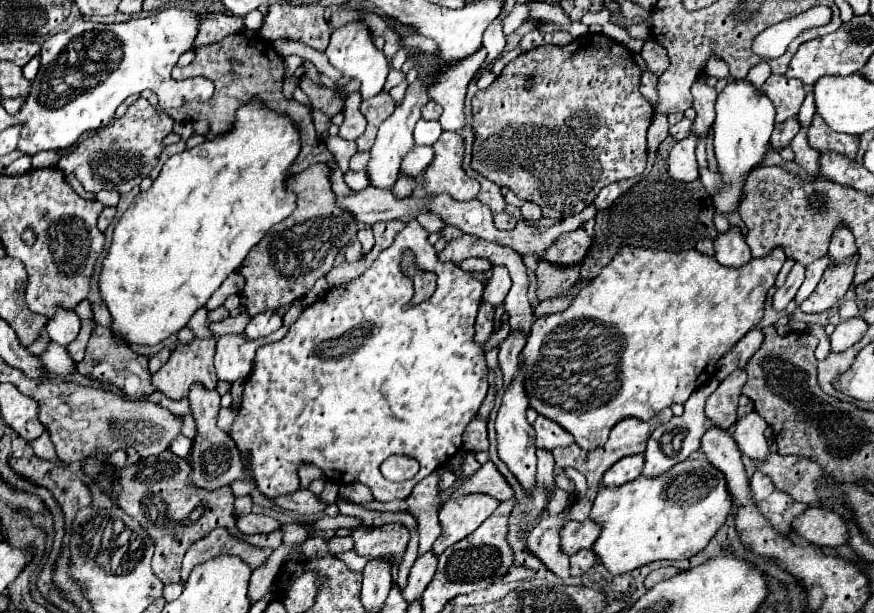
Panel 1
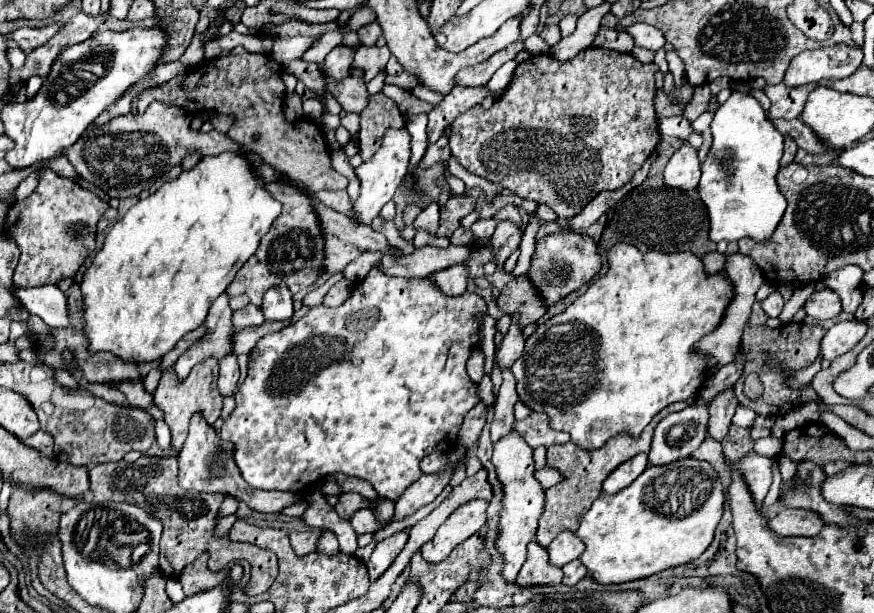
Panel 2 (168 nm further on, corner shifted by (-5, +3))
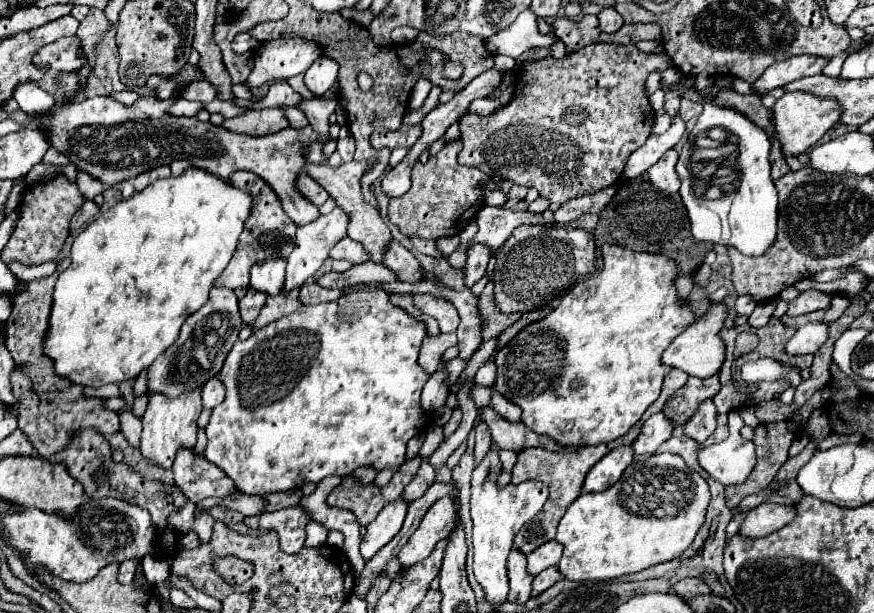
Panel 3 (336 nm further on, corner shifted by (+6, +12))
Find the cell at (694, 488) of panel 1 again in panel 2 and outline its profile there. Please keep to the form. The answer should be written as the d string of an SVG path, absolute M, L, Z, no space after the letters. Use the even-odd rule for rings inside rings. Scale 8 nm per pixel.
M684 458L680 462L672 462L668 466L648 466L630 486L626 486L624 490L616 492L616 494L600 494L600 498L596 498L596 502L592 504L592 508L584 514L582 522L580 522L580 528L576 530L576 536L580 536L580 540L586 544L586 550L582 552L580 560L582 564L588 568L588 574L600 582L600 584L620 584L620 582L630 582L630 580L638 580L638 578L646 578L646 576L652 576L660 570L666 570L666 568L672 568L672 566L680 566L680 564L688 564L692 560L696 560L708 546L710 542L714 540L714 532L716 532L716 526L722 518L722 506L724 506L724 486L714 470L714 466L710 462L704 462L704 460L696 460L696 458Z

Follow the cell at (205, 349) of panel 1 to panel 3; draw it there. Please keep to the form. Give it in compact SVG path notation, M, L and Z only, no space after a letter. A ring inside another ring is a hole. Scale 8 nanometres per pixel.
M193 389L185 397L161 397L161 393L153 393L149 397L147 411L143 415L143 437L141 437L141 455L151 465L171 469L175 455L179 449L193 449L197 443L197 419L201 415L201 389Z

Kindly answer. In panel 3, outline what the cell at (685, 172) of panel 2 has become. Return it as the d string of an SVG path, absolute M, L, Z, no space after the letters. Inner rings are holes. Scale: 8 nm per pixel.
M669 149L647 173L649 173L649 181L663 193L677 193L679 189L679 181L677 181L677 173L675 173L675 163L677 163L677 151Z

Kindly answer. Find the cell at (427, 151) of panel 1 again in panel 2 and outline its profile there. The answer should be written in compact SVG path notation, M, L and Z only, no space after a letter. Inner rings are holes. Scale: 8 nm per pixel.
M533 34L526 40L524 40L524 48L529 50L530 54L538 55L538 54L548 54L550 48L548 45L540 38L539 34Z

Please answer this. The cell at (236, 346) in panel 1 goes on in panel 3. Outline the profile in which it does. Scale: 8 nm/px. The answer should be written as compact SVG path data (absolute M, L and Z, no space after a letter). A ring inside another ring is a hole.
M217 377L209 379L201 391L201 401L203 401L203 409L215 409L221 401L223 401L223 385Z

